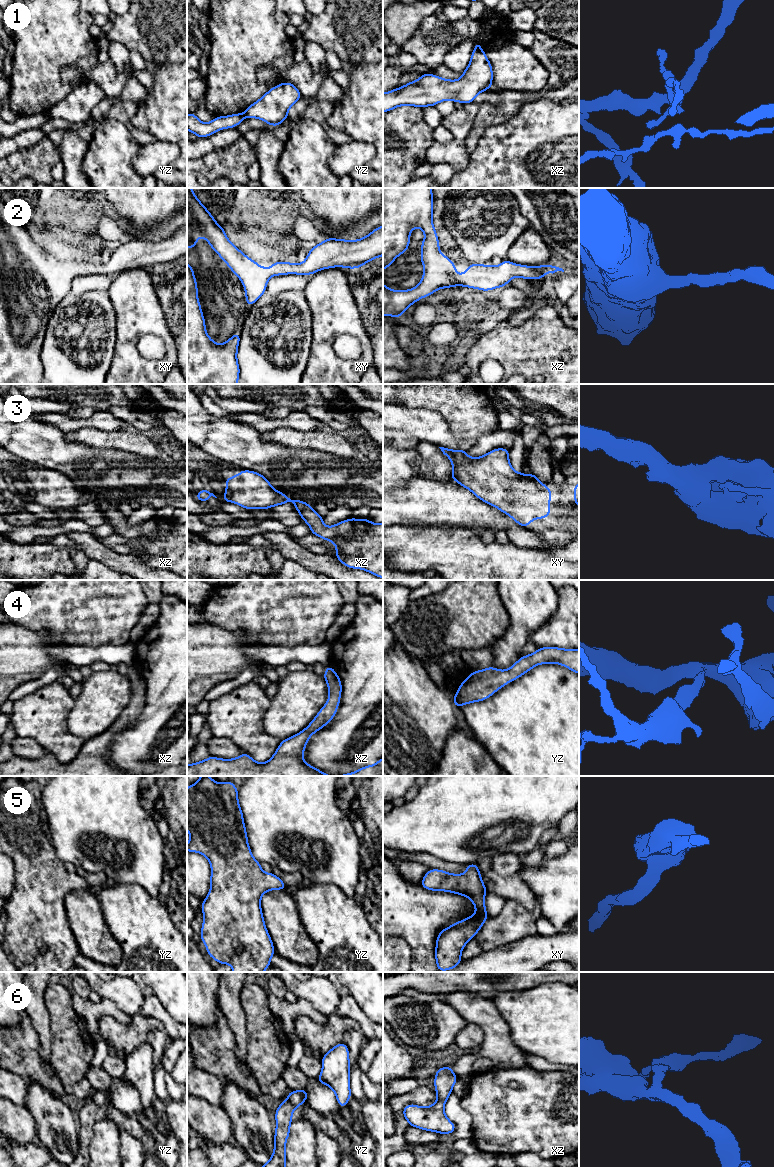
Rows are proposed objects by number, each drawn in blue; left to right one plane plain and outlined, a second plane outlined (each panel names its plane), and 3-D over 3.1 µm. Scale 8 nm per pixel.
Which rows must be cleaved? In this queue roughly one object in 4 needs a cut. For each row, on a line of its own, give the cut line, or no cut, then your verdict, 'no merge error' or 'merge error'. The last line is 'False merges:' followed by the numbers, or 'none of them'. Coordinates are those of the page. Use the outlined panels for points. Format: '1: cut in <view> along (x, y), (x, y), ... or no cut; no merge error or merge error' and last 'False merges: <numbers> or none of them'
1: cut in yz along (244, 113), (246, 116); merge error
2: no cut; no merge error
3: no cut; no merge error
4: no cut; no merge error
5: no cut; no merge error
6: no cut; no merge error
False merges: 1

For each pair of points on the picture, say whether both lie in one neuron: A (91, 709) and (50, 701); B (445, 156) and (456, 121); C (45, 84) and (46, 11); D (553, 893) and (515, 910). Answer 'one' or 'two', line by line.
A: two
B: one
C: one
D: two

